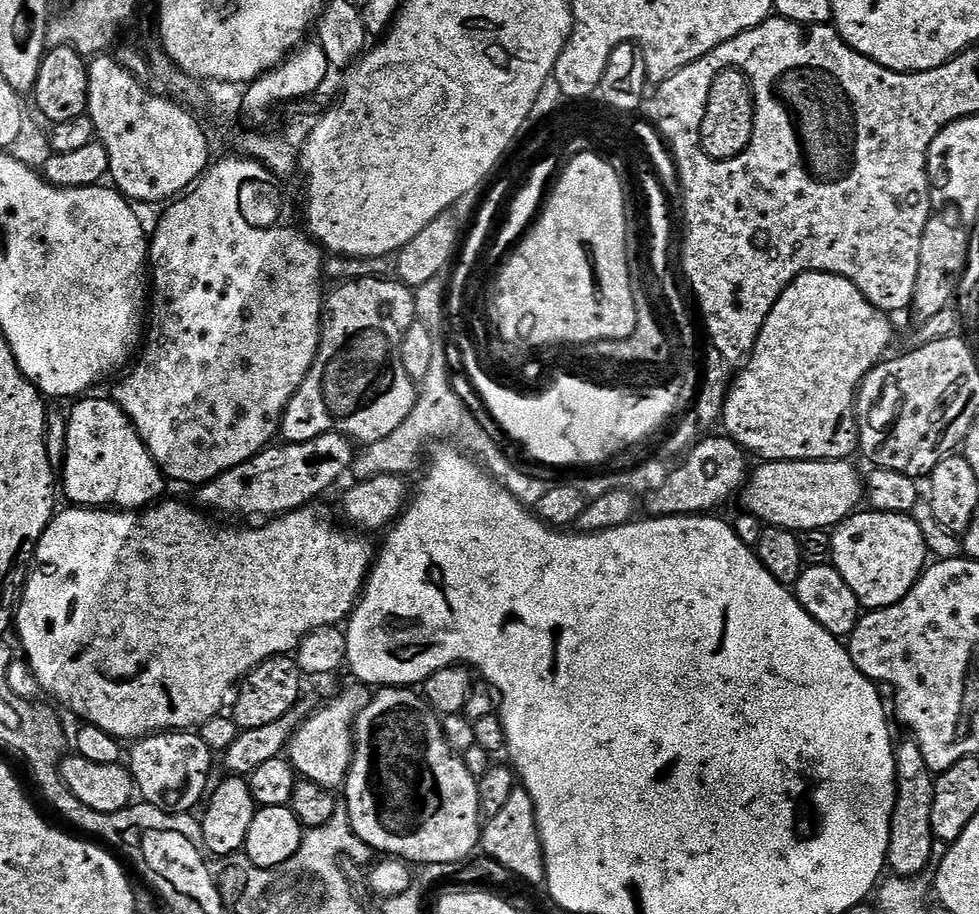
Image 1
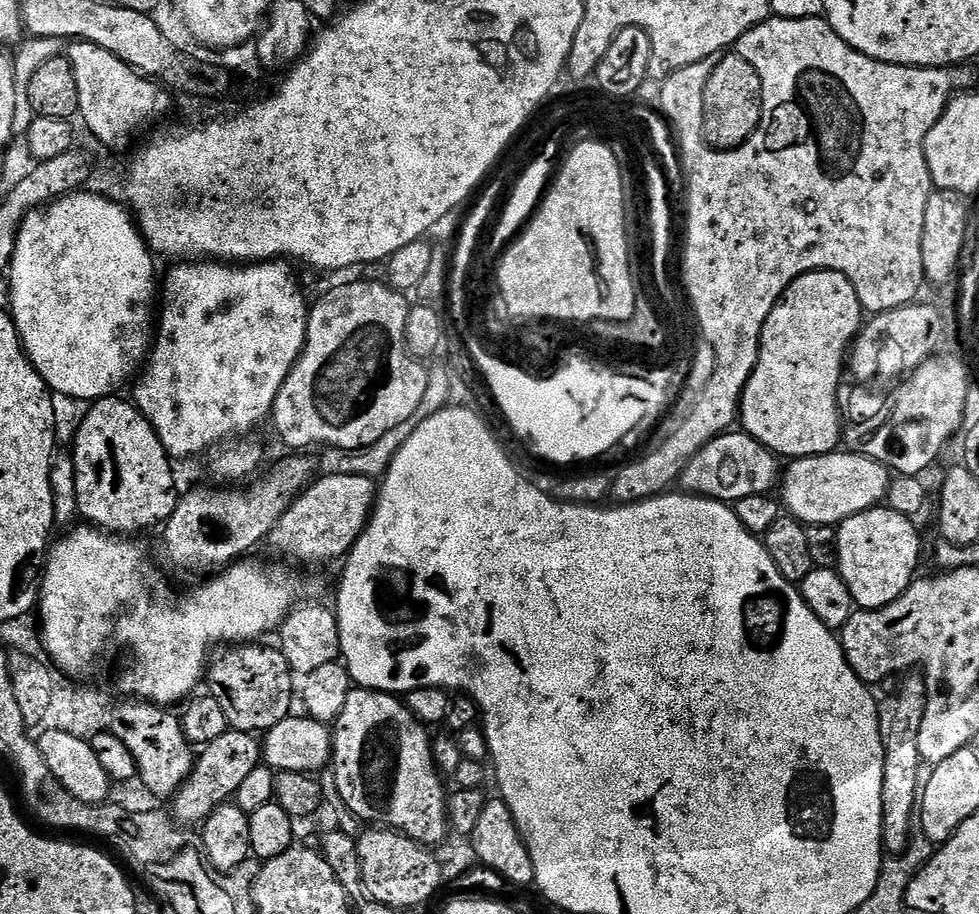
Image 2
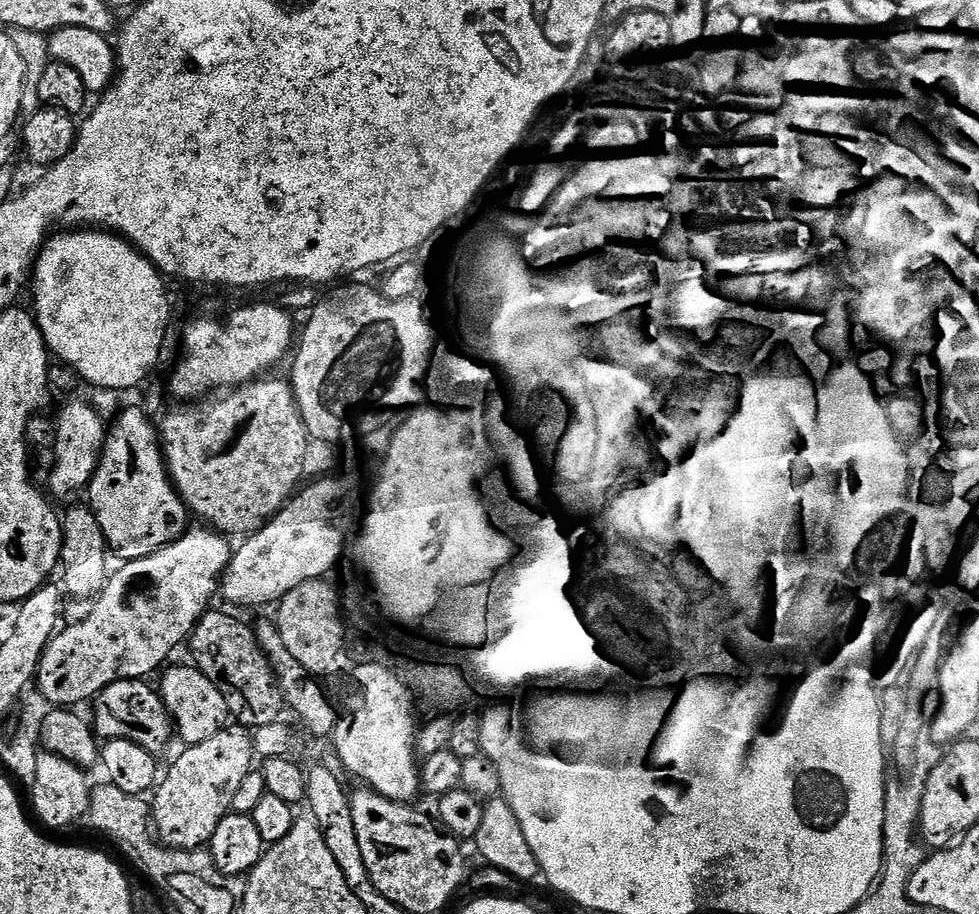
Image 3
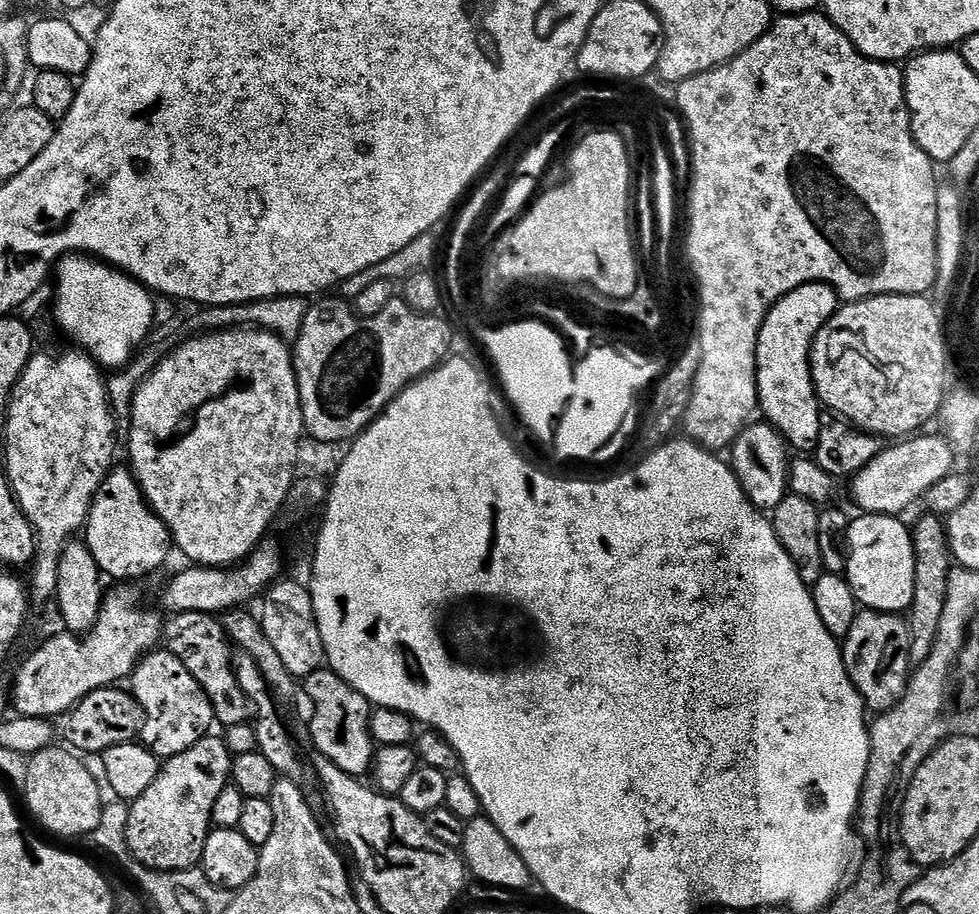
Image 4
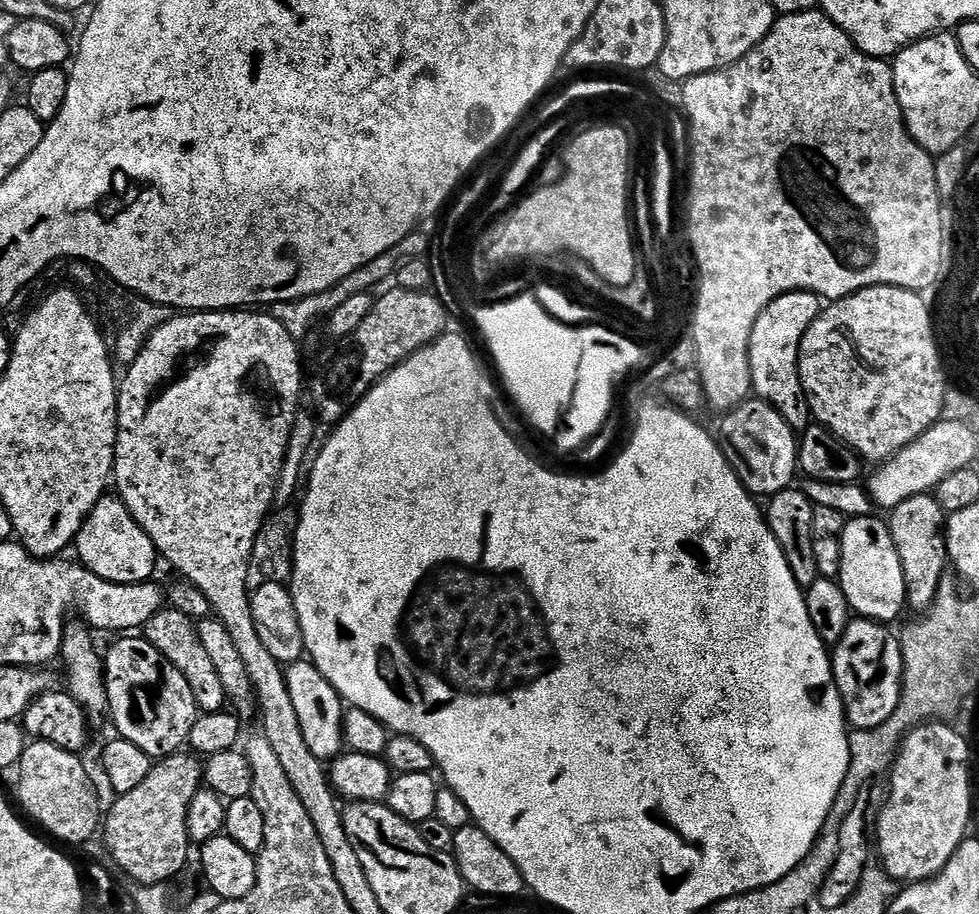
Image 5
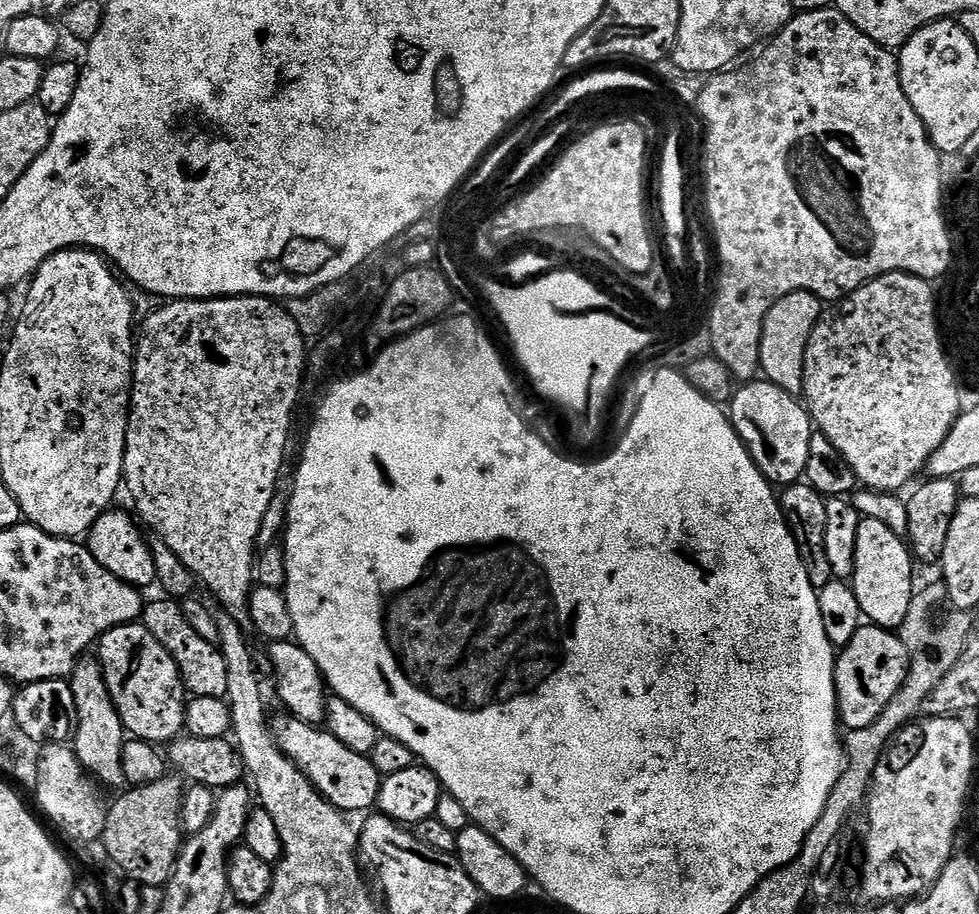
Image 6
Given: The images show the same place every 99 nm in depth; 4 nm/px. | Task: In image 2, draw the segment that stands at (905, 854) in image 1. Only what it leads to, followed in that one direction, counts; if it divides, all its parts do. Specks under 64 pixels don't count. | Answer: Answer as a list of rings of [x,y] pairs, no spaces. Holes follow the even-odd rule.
[[[918,670],[909,671],[901,680],[898,700],[890,720],[890,726],[886,728],[883,756],[883,782],[882,782],[882,810],[883,810],[883,844],[889,855],[900,855],[908,848],[912,839],[910,826],[914,824],[914,813],[918,806],[922,774],[918,770],[922,768],[922,761],[918,750],[918,736],[920,726],[924,719],[925,706],[927,704],[927,688],[923,673]]]

